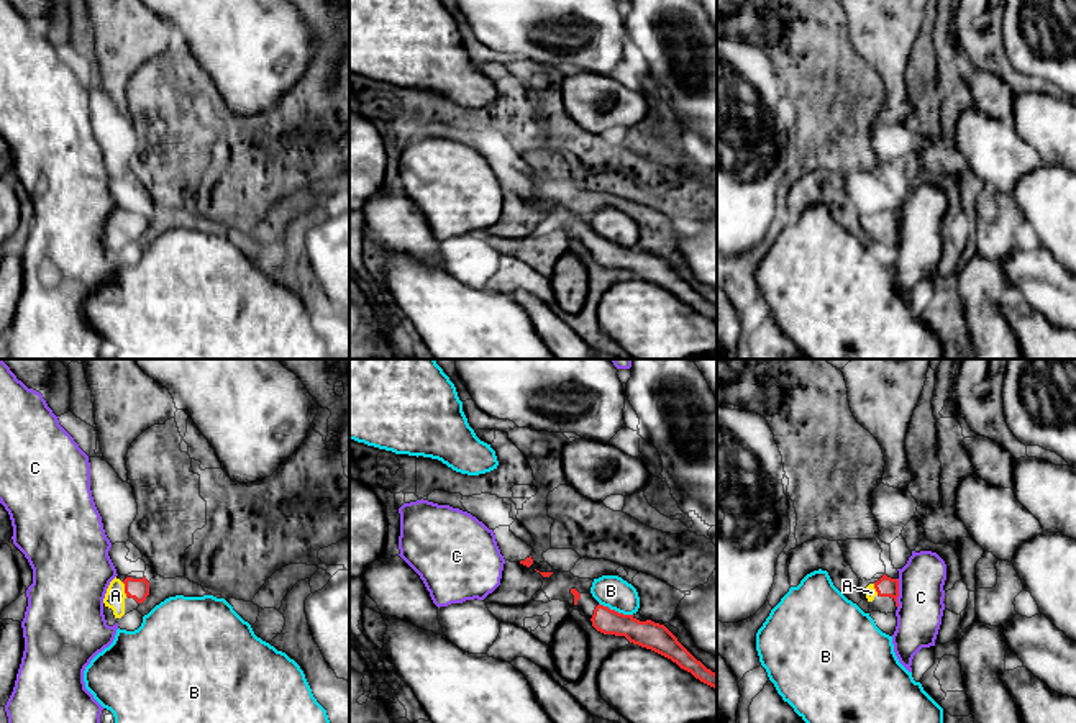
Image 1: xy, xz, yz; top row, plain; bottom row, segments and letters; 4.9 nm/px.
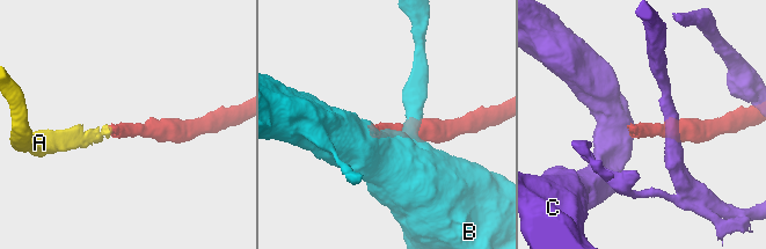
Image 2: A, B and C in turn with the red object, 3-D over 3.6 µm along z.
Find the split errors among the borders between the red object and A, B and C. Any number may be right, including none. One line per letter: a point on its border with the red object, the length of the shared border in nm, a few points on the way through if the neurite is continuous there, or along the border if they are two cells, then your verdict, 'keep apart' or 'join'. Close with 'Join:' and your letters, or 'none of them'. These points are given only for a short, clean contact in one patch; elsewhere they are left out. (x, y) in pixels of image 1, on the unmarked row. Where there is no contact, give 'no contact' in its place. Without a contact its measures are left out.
A: xy (125, 222) | 80 nm | across xy (138, 222), (125, 222), (115, 228) | join
B: xz (614, 243) | 180 nm | along xz (599, 235), (632, 248) | keep apart
C: yz (898, 227) | 140 nm | along yz (896, 212), (898, 240) | keep apart
Join: A

